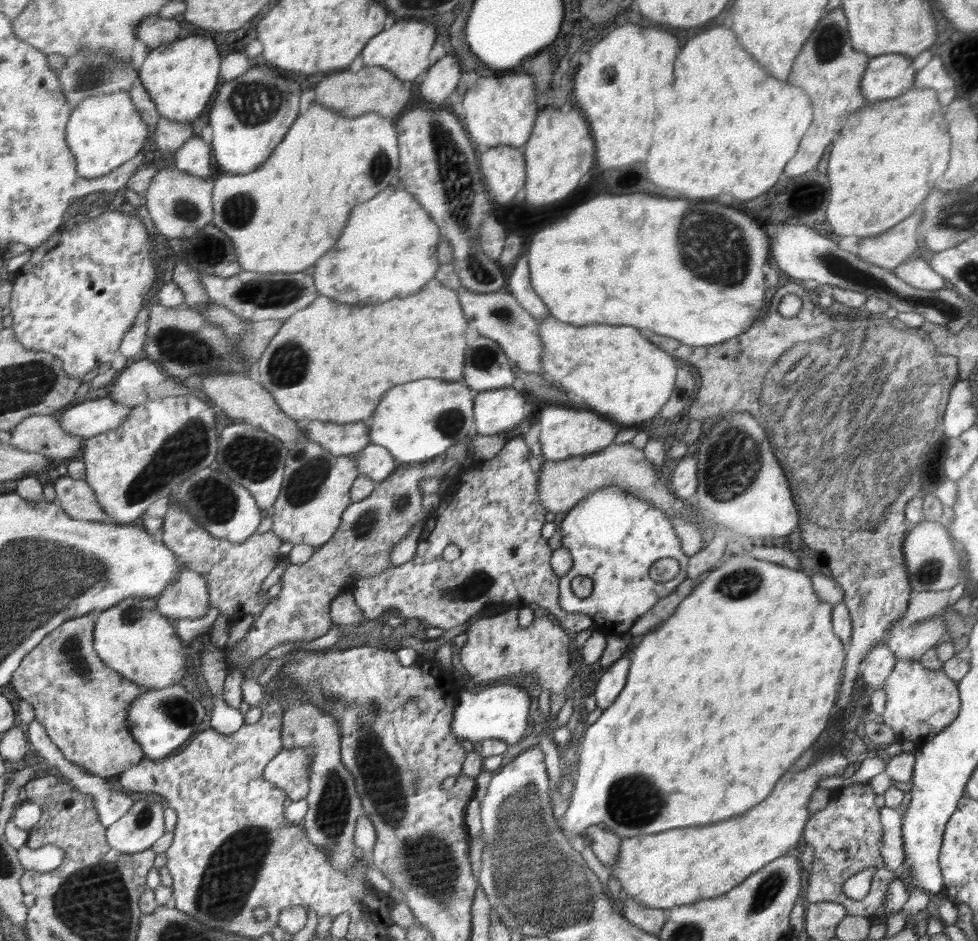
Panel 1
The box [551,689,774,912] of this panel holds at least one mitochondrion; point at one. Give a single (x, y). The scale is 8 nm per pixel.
(635, 801)

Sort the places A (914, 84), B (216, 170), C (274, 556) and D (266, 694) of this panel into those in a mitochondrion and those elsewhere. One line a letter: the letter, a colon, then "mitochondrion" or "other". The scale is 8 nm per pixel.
A: other
B: other
C: other
D: other

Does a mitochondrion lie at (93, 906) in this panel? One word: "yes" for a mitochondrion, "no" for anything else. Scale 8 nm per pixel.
yes

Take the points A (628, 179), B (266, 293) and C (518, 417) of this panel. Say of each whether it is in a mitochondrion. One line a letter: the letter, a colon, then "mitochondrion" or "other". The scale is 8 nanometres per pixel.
A: other
B: mitochondrion
C: other

